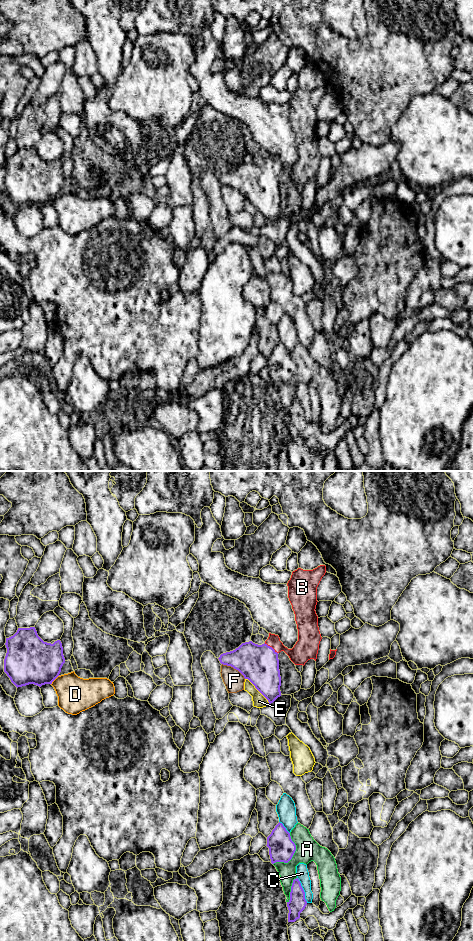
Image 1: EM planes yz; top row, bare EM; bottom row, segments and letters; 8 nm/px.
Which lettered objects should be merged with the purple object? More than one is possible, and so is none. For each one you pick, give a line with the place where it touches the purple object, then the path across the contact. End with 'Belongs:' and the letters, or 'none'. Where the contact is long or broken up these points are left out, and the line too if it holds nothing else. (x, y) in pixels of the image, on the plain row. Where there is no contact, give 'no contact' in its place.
B: contact yz (271, 167); way yz (259, 184), (271, 167), (301, 172)
Belongs: B

